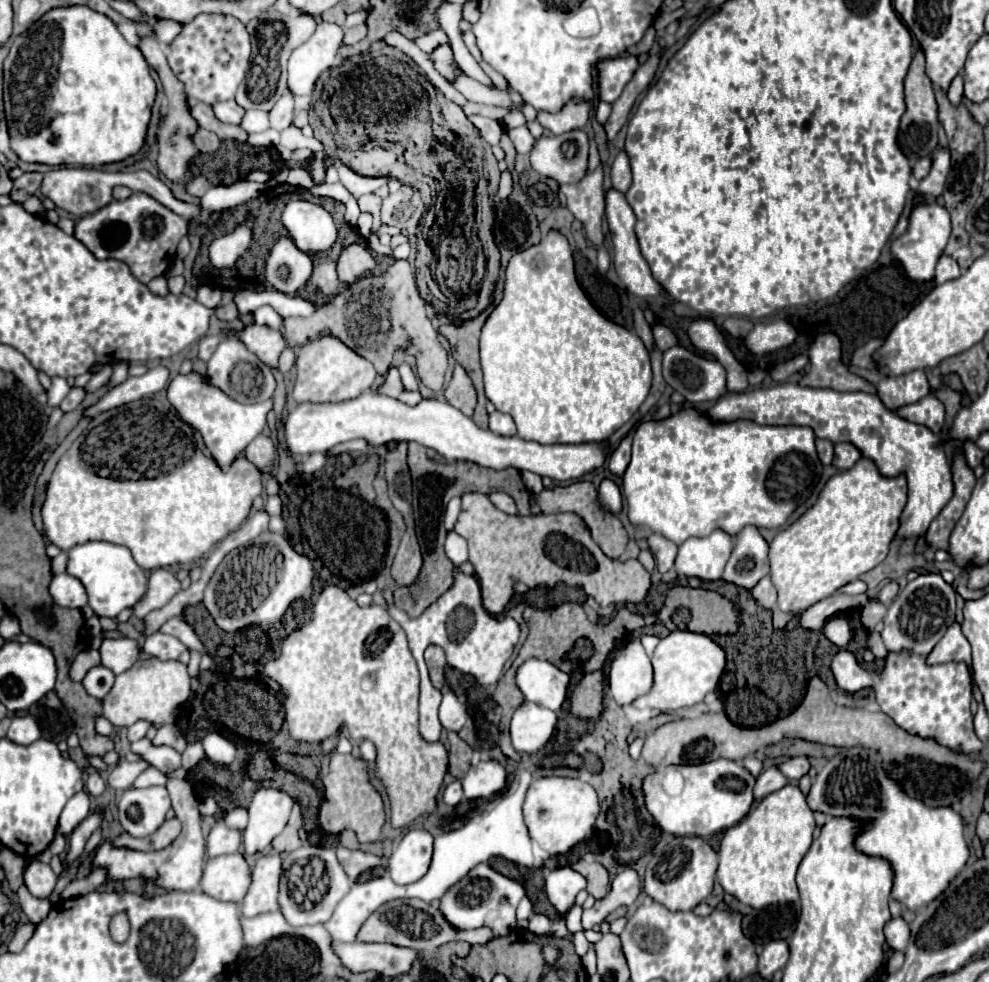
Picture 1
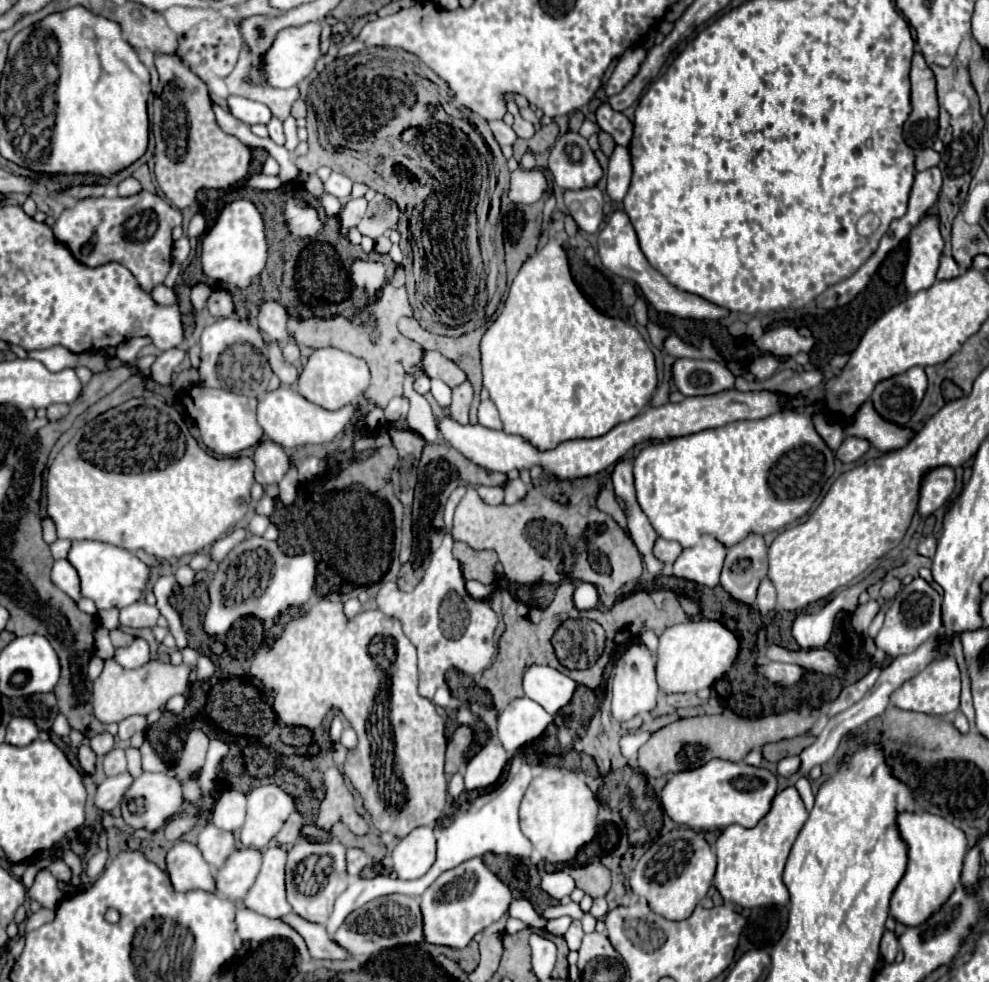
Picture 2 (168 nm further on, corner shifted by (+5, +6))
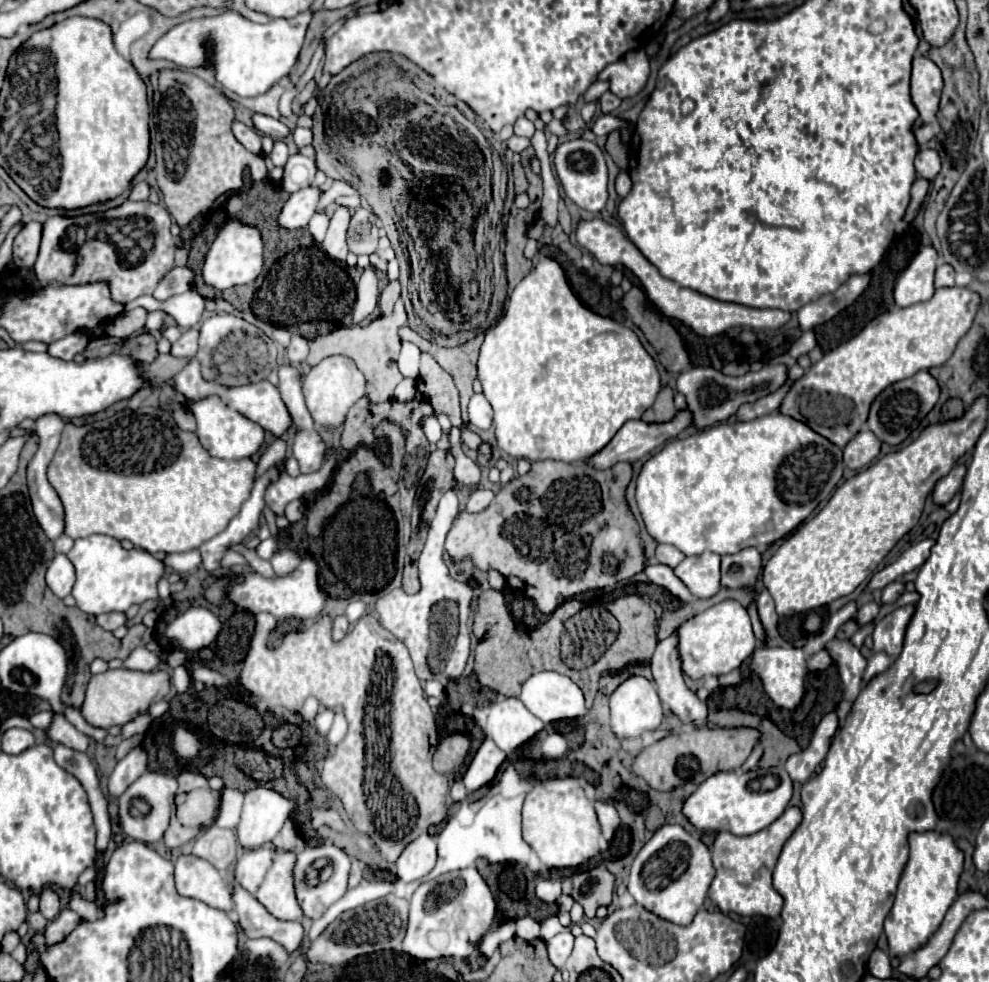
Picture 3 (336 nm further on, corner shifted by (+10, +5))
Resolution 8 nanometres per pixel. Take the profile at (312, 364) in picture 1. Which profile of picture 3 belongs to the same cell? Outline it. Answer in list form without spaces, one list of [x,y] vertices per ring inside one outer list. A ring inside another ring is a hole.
[[[341,355],[327,357],[305,375],[303,395],[305,395],[307,409],[311,411],[317,425],[339,429],[345,421],[347,411],[365,395],[365,377],[351,359],[341,357]]]

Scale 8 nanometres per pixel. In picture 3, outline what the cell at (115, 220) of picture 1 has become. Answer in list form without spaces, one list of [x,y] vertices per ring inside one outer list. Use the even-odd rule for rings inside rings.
[[[127,201],[105,213],[49,217],[43,223],[41,249],[33,271],[43,285],[107,283],[111,299],[117,303],[129,303],[155,291],[157,283],[173,267],[173,255],[175,237],[171,235],[167,209],[149,201]]]

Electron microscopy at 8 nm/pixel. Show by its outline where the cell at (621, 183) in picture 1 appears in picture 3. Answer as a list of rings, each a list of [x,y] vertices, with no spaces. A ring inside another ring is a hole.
[[[621,171],[621,173],[617,175],[617,181],[615,181],[615,189],[617,189],[617,195],[619,195],[619,197],[625,197],[625,195],[629,195],[631,187],[633,187],[633,183],[631,183],[629,175],[627,175],[625,171]]]

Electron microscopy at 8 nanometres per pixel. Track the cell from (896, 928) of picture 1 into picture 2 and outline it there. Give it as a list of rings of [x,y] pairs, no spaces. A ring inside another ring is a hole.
[[[884,930],[880,952],[882,952],[886,962],[894,962],[896,954],[898,954],[898,936],[892,930]]]

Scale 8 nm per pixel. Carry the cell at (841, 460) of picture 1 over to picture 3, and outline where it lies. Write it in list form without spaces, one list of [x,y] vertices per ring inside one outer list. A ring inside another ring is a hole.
[[[865,427],[849,441],[849,445],[843,451],[845,465],[849,469],[863,469],[867,467],[881,451],[881,441]]]

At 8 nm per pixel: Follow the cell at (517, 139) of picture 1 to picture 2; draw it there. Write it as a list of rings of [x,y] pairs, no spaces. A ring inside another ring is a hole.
[[[514,114],[514,126],[512,128],[518,134],[518,138],[532,138],[536,132],[536,128],[530,122],[526,122],[524,118],[520,118],[520,114]]]

